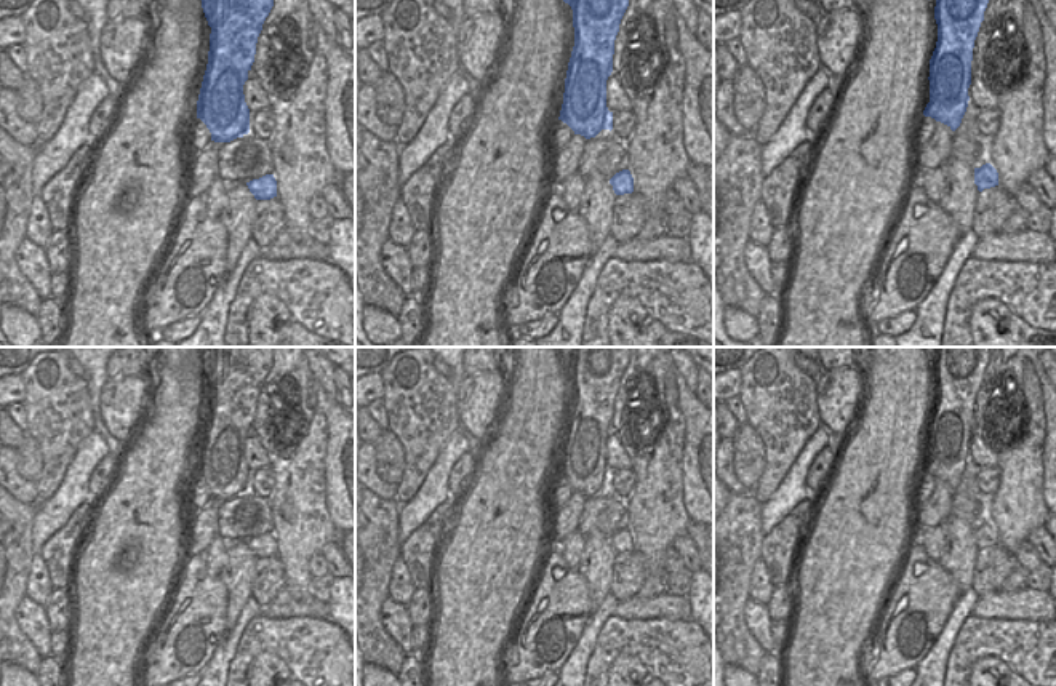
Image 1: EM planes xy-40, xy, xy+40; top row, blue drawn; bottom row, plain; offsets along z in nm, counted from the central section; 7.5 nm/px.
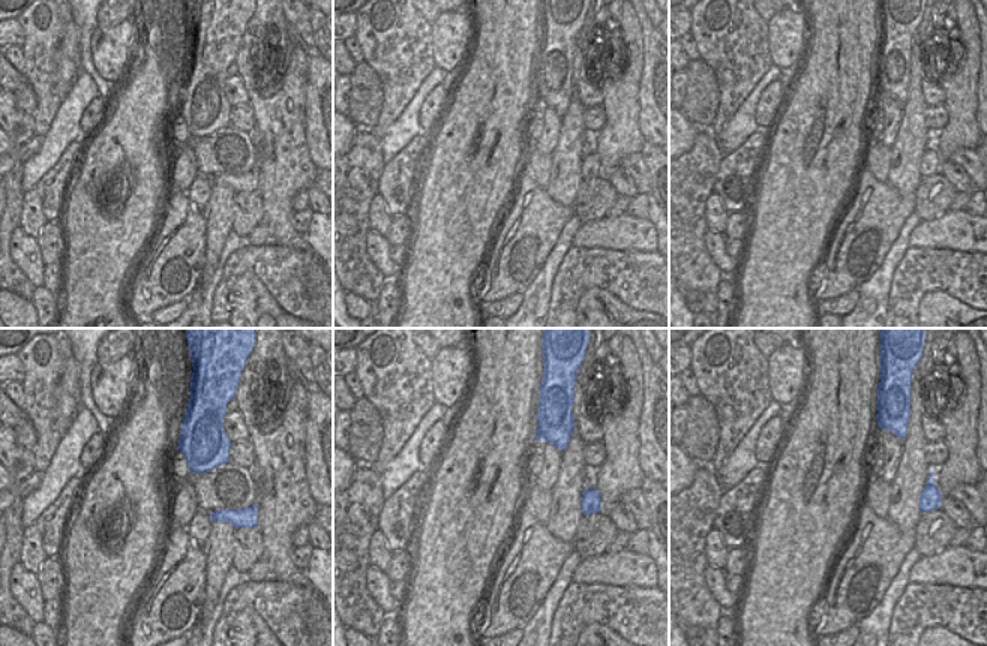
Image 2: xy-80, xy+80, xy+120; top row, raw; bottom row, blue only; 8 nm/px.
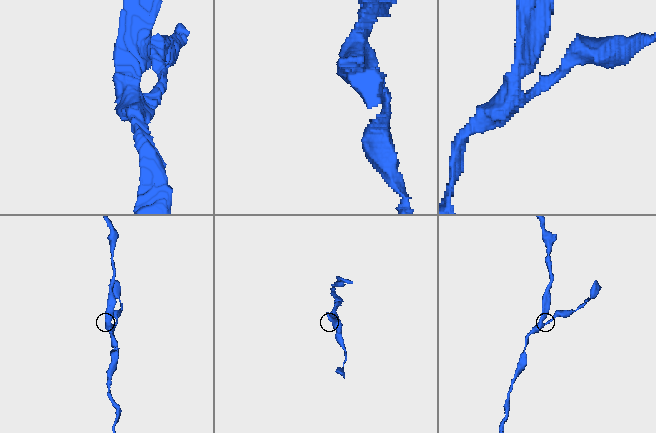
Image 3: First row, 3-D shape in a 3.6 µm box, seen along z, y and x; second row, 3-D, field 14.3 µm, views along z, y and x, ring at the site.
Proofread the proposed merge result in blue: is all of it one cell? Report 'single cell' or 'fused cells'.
fused cells

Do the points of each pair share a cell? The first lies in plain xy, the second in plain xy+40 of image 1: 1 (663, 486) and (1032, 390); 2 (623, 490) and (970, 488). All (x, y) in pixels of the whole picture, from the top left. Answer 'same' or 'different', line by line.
1: same
2: different

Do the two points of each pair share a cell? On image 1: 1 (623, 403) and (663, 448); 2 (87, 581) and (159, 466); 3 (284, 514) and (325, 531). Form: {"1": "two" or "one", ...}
{"1": "one", "2": "one", "3": "one"}

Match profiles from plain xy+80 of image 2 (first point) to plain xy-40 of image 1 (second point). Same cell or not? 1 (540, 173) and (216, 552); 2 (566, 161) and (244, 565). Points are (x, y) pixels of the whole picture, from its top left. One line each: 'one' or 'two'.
1: one
2: one

